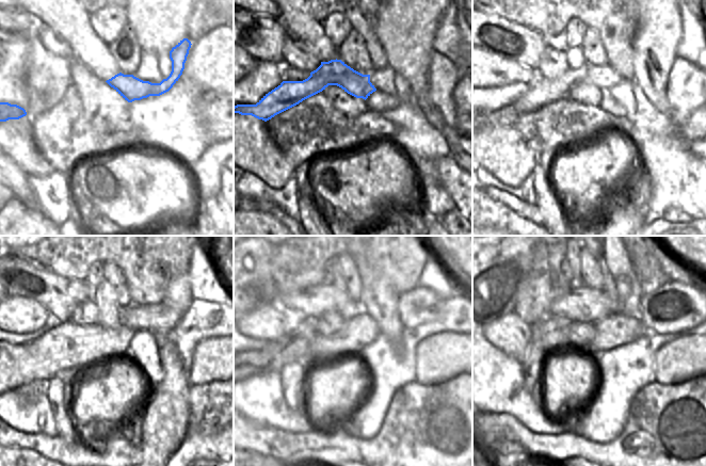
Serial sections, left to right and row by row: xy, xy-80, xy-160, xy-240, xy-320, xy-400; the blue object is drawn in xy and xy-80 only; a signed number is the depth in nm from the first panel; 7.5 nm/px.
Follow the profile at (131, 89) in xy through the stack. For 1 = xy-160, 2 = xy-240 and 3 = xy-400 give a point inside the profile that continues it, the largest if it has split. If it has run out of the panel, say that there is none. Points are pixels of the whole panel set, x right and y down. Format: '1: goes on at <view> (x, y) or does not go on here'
1: goes on at xy-160 (547, 91)
2: goes on at xy-240 (160, 317)
3: goes on at xy-400 (671, 307)

